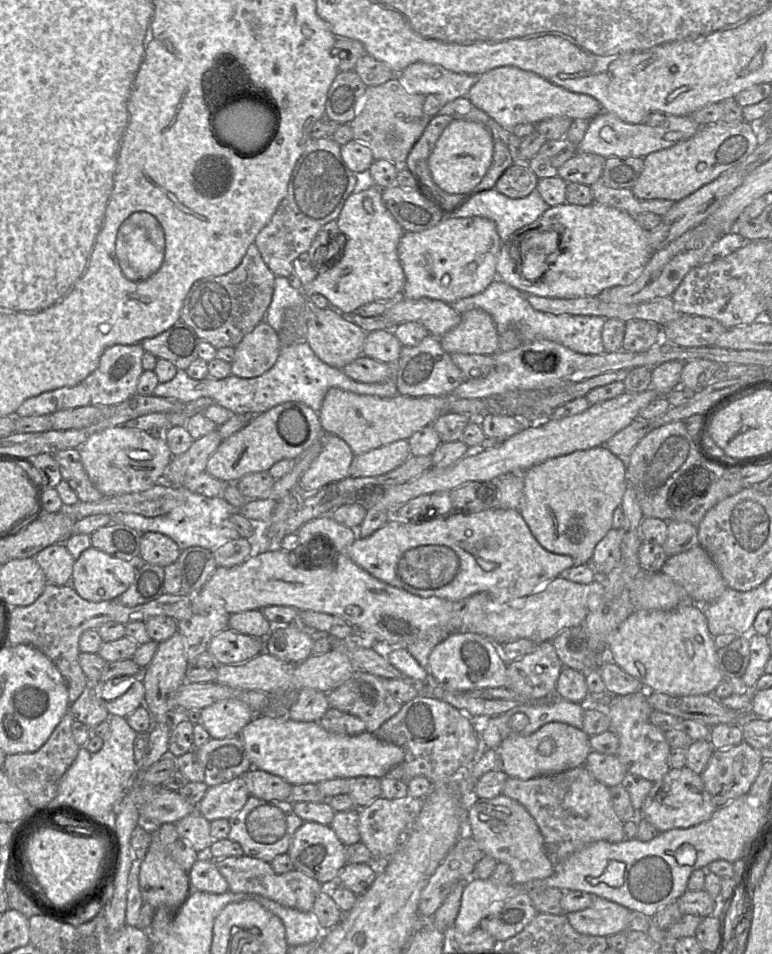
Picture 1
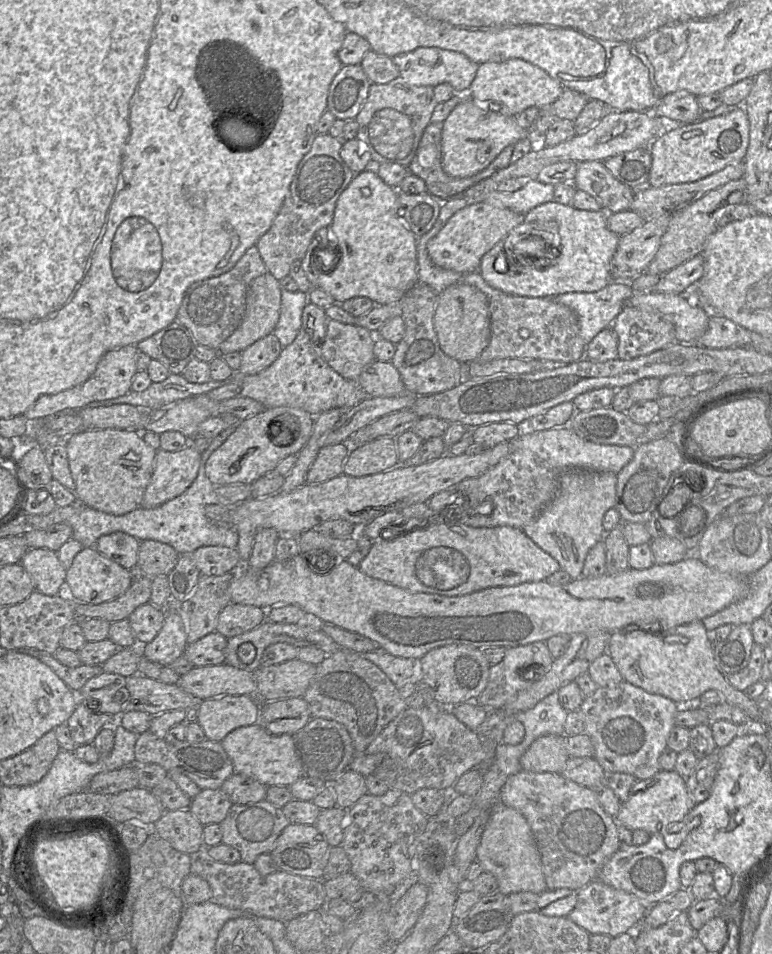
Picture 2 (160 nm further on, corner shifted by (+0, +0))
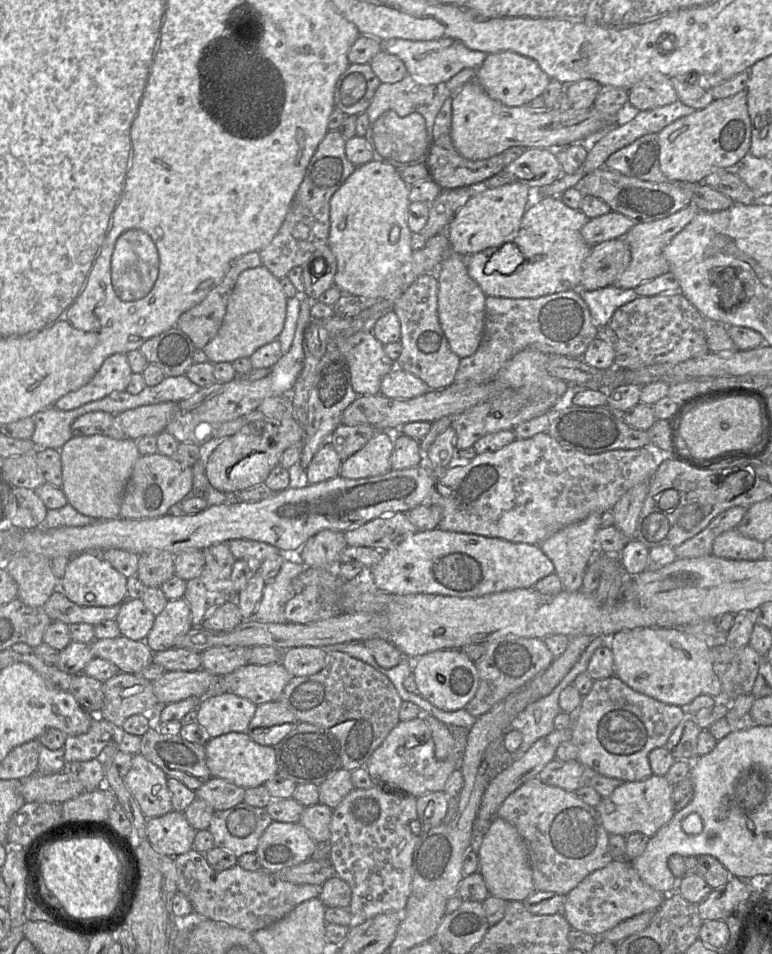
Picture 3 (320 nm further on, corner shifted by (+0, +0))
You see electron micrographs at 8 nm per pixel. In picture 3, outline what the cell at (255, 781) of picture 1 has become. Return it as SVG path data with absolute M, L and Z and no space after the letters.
M211 777L195 791L196 797L206 801L215 811L229 809L244 800L245 789L222 778Z

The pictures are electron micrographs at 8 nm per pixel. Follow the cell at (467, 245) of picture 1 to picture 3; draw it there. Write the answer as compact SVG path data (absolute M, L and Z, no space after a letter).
M508 183L497 188L480 190L456 212L446 227L450 249L468 257L487 248L512 242L531 203L532 190L522 183Z

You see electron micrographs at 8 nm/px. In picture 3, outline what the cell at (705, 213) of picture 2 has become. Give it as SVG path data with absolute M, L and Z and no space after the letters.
M689 204L666 218L651 222L636 222L622 237L631 252L631 261L613 285L622 289L635 289L643 282L669 272L670 266L663 255L664 248L700 211L696 205Z

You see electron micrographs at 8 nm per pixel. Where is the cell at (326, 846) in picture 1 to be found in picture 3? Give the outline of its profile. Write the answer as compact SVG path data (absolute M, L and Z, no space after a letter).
M273 821L261 835L254 853L262 870L280 872L310 859L316 844L299 823Z

